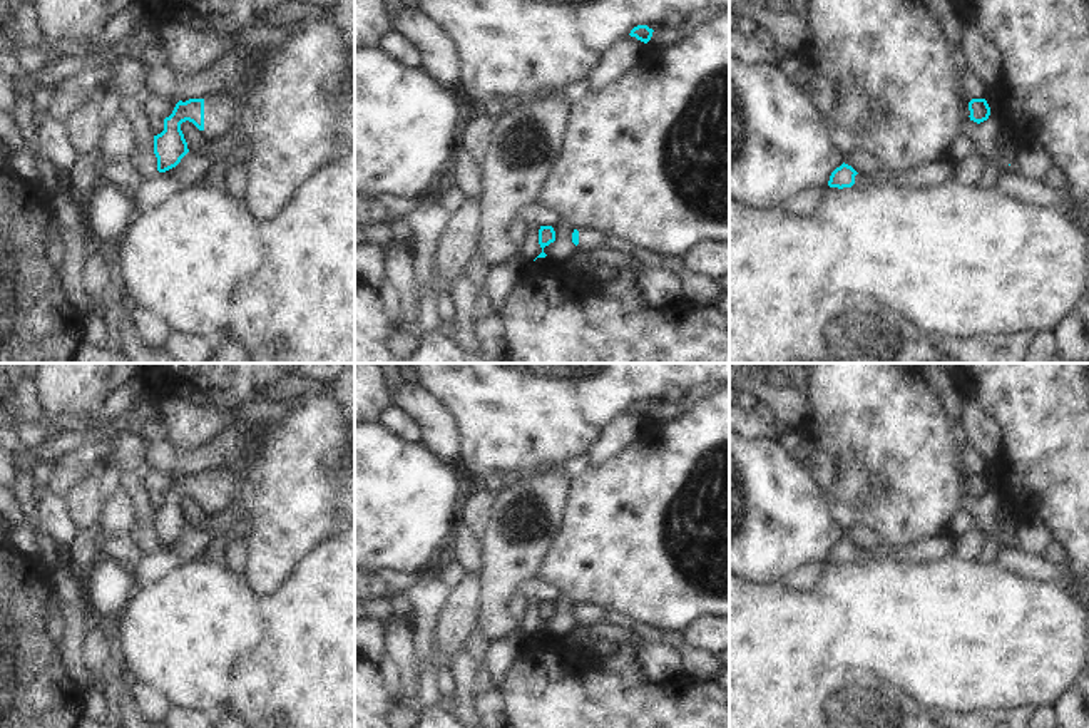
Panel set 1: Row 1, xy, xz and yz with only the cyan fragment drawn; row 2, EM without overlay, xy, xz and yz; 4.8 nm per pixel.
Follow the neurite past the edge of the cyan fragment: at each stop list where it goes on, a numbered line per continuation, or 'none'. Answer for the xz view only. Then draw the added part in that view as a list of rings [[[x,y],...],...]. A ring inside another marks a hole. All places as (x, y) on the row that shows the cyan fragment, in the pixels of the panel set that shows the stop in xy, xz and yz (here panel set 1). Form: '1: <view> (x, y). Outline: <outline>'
1: xz (589, 240). Outline: [[[582,229],[579,231],[579,244],[577,248],[582,251],[592,251],[606,246],[606,234],[599,229]]]

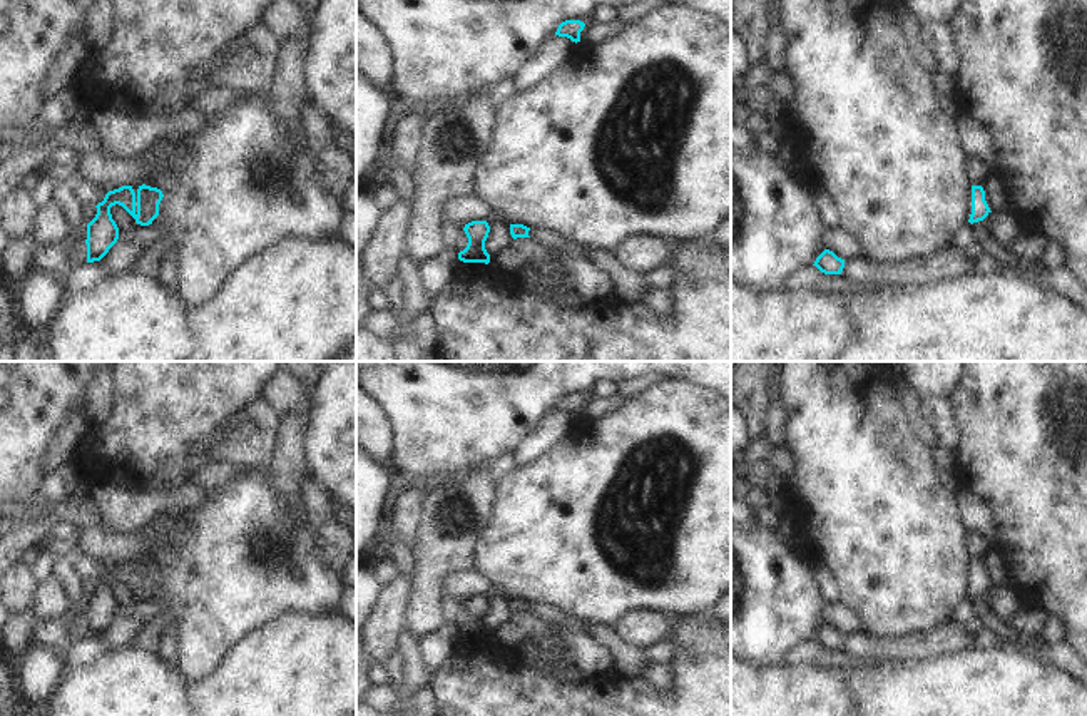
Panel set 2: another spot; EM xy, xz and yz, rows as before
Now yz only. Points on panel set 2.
none.

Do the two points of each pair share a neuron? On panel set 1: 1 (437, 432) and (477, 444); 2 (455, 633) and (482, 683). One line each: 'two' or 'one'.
1: two
2: two

